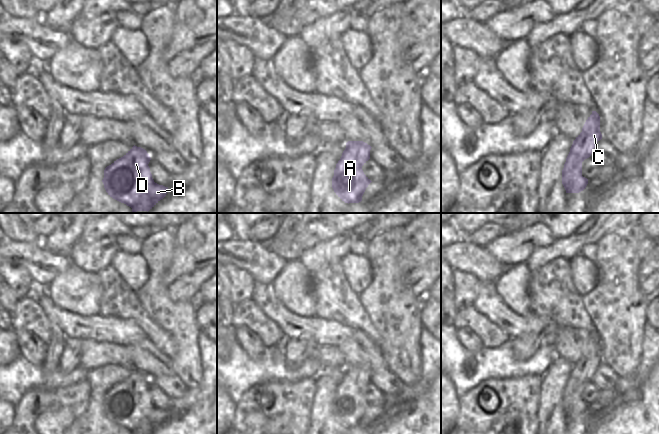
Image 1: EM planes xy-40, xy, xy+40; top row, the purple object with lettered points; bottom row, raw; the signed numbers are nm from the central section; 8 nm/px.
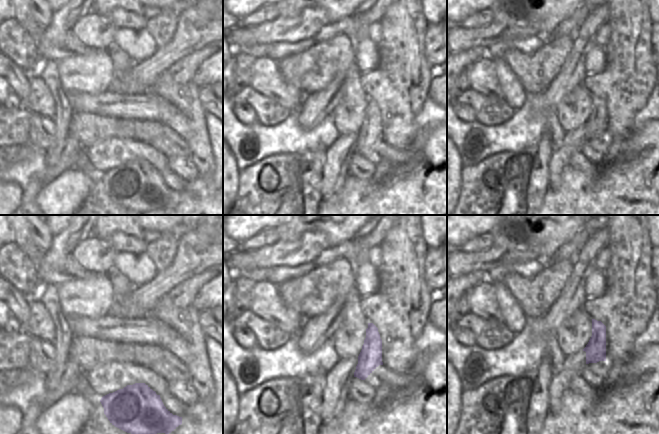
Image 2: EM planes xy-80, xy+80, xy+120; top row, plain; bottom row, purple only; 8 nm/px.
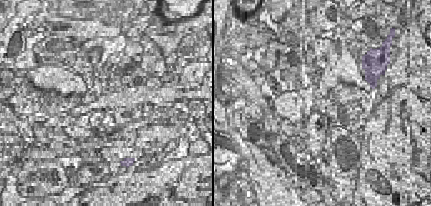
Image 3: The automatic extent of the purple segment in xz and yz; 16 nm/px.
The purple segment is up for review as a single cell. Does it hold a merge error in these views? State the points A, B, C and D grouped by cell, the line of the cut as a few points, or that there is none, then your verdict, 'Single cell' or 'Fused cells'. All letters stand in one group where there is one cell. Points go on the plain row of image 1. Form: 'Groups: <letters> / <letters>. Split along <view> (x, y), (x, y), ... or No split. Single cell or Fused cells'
Groups: A B C D. No split. Single cell

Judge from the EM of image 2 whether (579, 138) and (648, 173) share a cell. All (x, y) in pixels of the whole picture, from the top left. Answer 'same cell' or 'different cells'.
different cells

